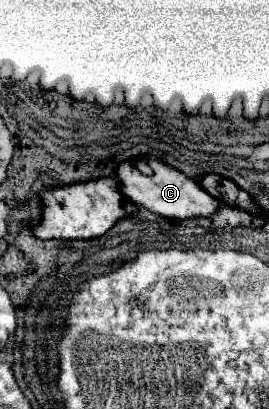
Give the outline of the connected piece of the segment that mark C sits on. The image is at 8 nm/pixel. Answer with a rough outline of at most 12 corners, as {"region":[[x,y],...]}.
{"region":[[159,162],[117,168],[123,194],[163,218],[209,218],[221,202]]}

